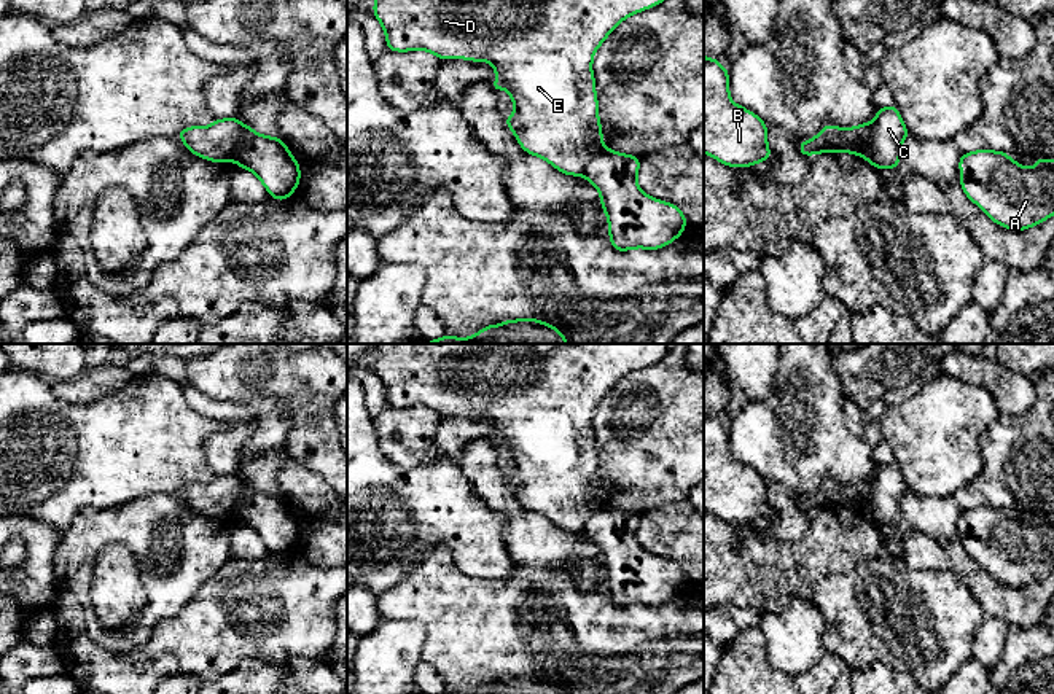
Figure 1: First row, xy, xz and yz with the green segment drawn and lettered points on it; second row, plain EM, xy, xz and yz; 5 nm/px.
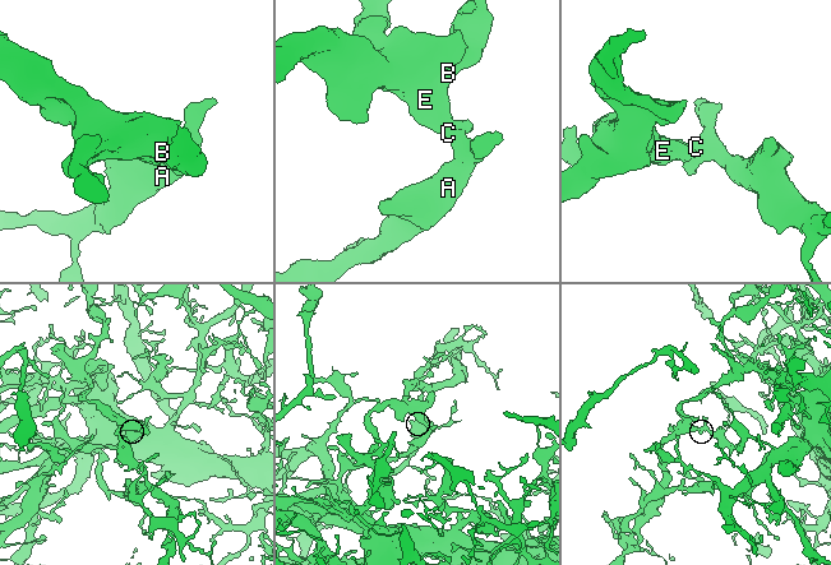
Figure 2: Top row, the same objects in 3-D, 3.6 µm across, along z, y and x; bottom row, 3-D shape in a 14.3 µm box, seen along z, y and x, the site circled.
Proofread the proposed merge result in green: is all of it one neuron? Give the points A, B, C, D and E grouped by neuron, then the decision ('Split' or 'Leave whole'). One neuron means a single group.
Groups: A C / B D E. Split

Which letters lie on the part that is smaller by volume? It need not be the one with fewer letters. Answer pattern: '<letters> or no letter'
B, D, E

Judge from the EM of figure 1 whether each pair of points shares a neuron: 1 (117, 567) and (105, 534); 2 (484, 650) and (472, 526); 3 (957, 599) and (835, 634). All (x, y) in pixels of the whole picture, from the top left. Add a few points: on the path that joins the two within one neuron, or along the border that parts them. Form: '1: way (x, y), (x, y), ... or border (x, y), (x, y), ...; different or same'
1: border (134, 553), (124, 545), (105, 546), (93, 580); different
2: border (468, 577), (476, 581); different
3: way (927, 619), (887, 619), (865, 624); same

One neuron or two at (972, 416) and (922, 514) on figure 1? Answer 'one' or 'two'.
two

